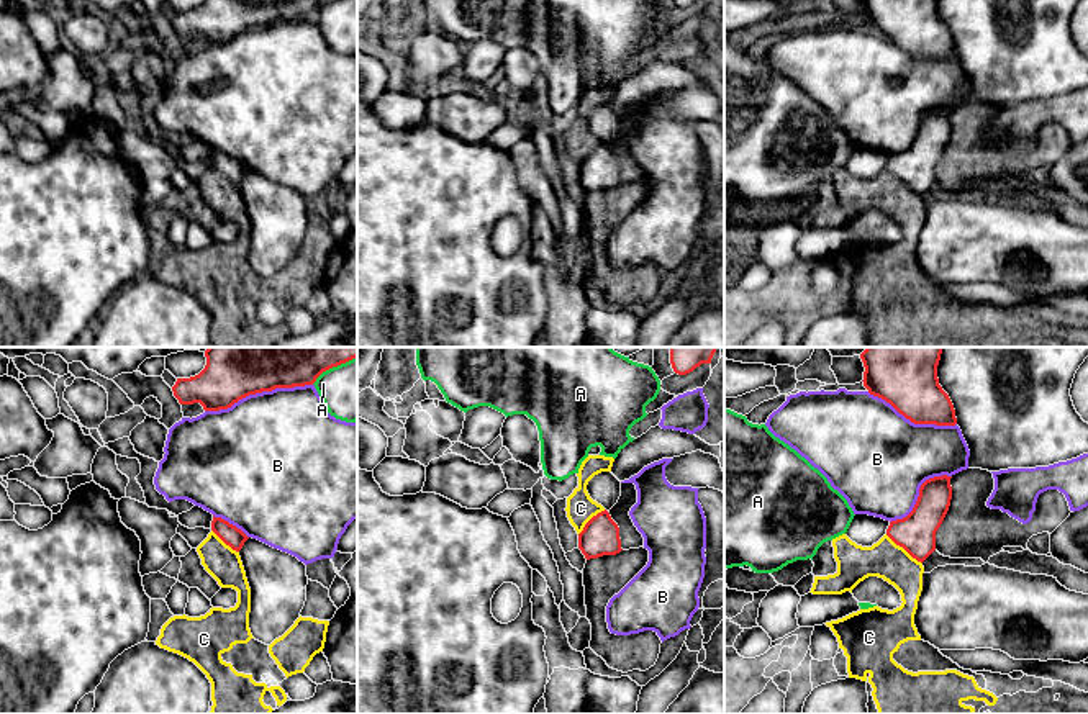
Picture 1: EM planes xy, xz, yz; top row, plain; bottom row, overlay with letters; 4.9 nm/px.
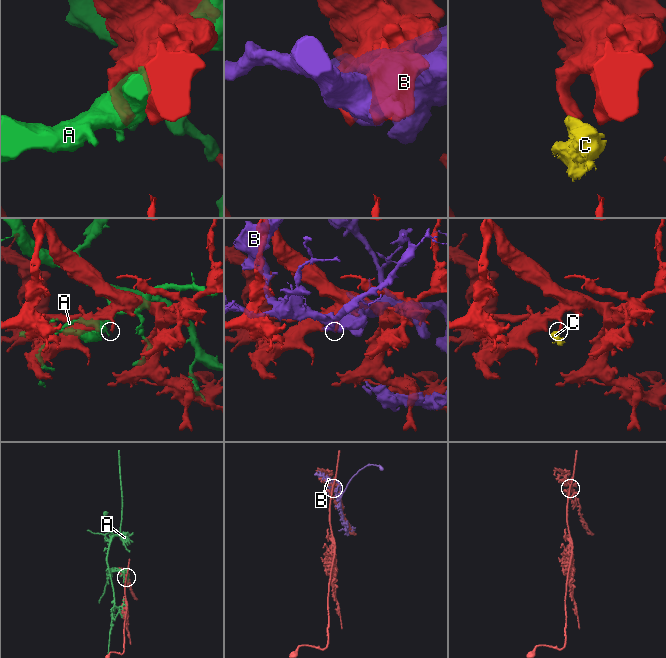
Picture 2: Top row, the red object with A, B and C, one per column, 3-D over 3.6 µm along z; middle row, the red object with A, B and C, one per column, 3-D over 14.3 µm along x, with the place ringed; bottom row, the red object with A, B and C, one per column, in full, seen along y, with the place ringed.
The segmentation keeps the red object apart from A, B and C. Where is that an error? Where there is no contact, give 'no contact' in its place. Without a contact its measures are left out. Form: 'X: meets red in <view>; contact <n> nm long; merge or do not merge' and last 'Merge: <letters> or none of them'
A: meets red in xy; contact 140 nm long; do not merge
B: meets red in xy; contact 550 nm long; do not merge
C: meets red in yz; contact 240 nm long; do not merge
Merge: none of them

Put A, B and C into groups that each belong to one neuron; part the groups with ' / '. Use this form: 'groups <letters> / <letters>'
groups A / B / C

